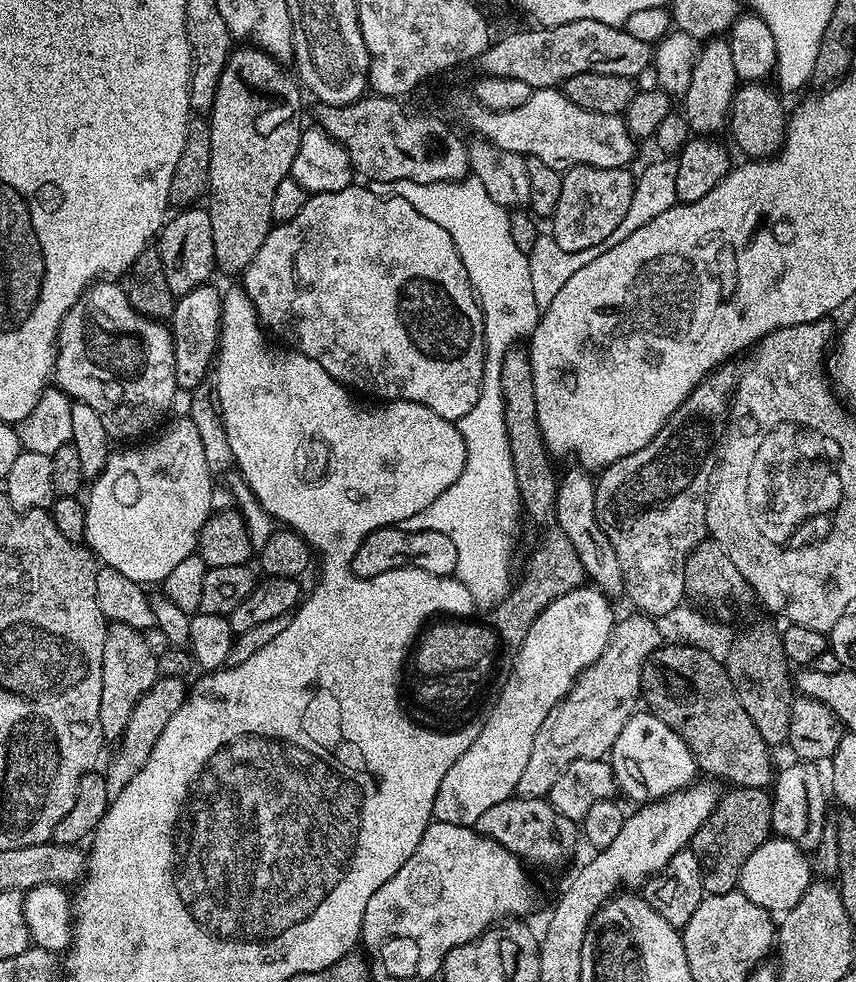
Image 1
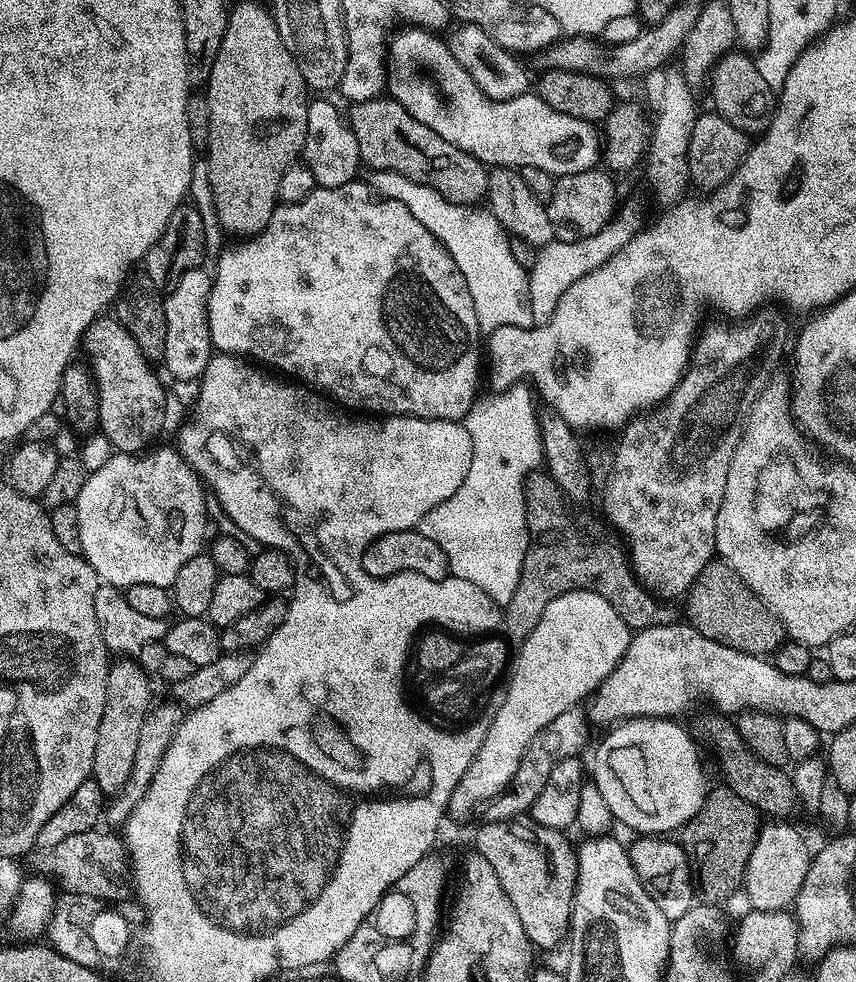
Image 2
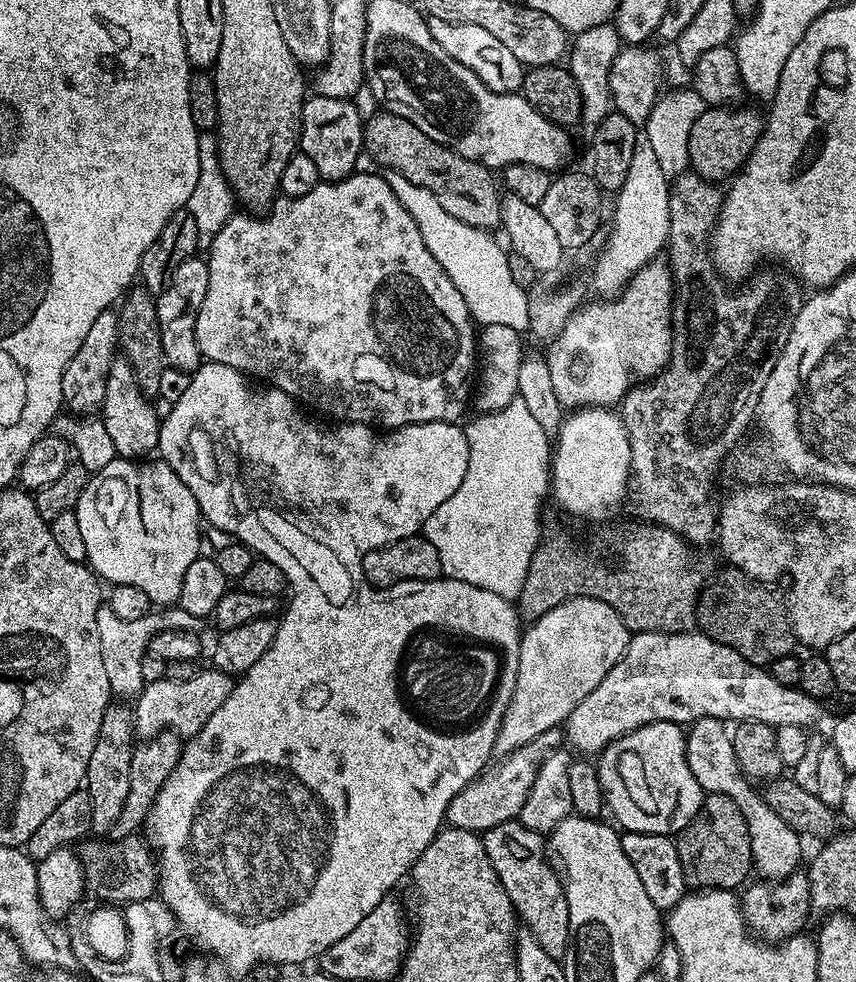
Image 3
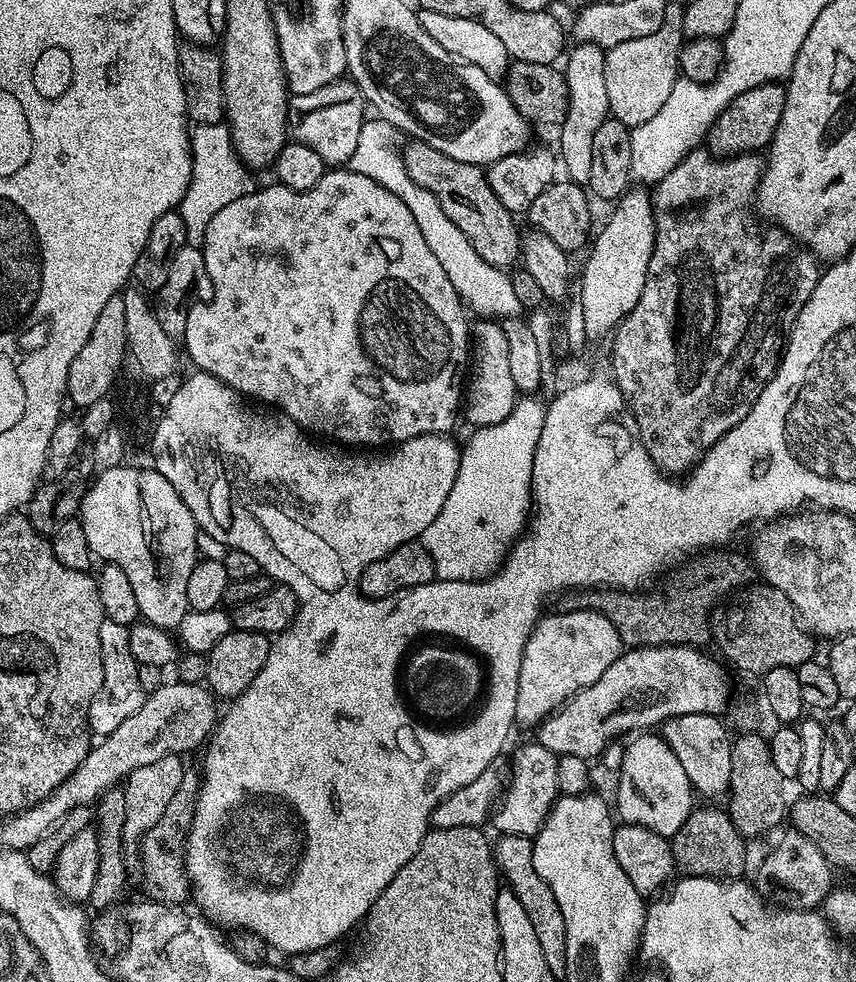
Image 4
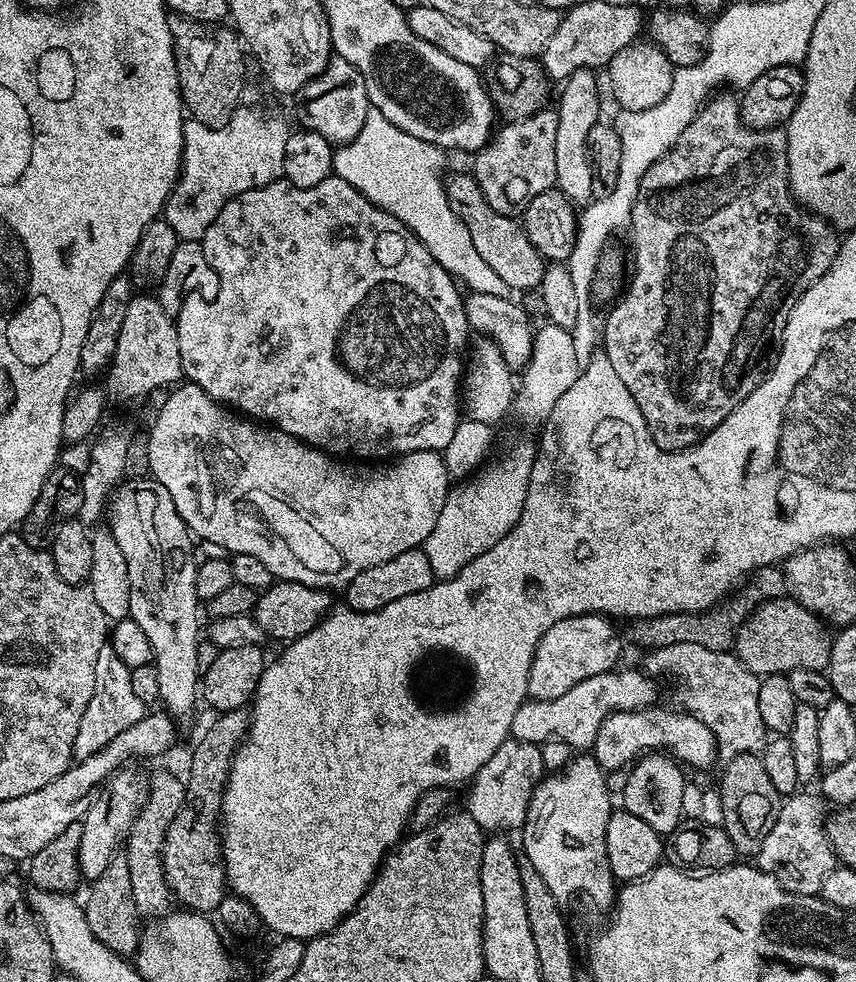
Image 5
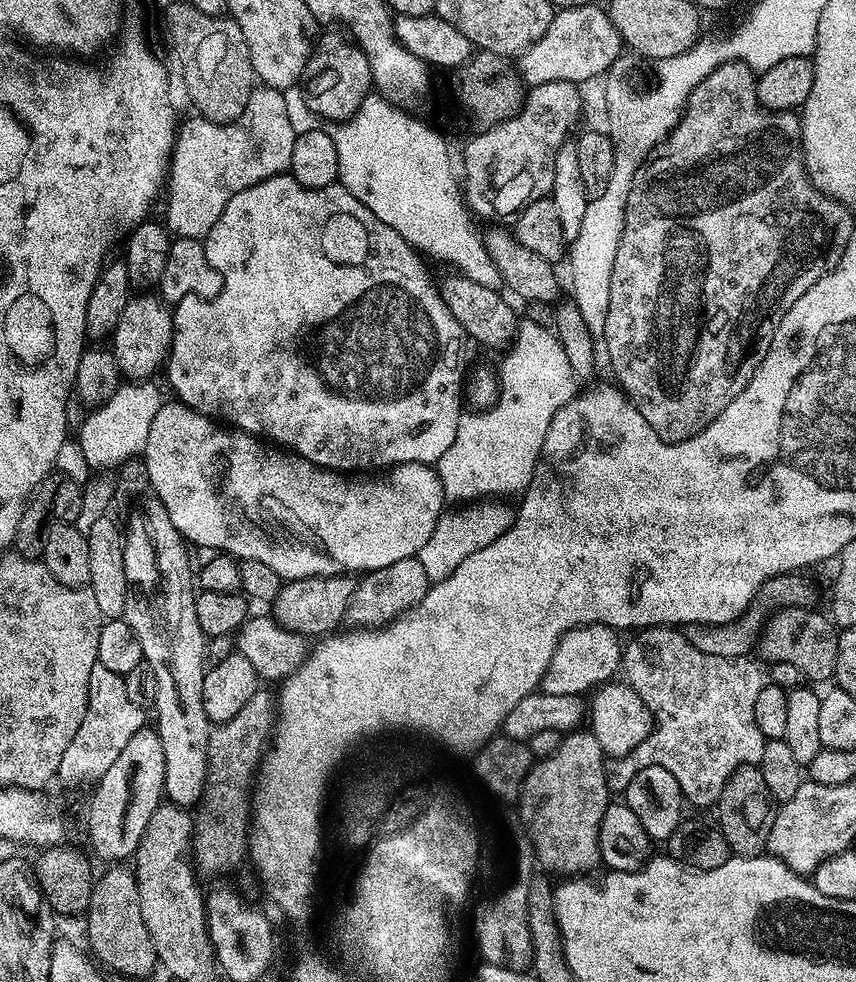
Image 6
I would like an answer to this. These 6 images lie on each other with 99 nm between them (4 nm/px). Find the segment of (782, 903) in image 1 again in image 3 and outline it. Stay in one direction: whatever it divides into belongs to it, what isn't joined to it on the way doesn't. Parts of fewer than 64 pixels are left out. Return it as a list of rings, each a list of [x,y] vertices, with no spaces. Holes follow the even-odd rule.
[[[709,716],[692,722],[685,735],[686,760],[694,778],[706,794],[726,794],[742,810],[743,818],[750,831],[751,854],[755,871],[770,882],[784,880],[799,869],[802,856],[802,838],[800,834],[787,826],[786,822],[769,804],[746,776],[741,772],[734,754],[733,742],[725,723]]]

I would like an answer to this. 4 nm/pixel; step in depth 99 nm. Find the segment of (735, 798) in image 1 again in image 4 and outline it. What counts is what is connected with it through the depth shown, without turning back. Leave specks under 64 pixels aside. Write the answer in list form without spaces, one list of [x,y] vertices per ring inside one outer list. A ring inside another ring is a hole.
[[[693,807],[686,822],[670,837],[676,867],[684,876],[708,876],[712,880],[735,880],[743,877],[748,864],[746,837],[734,826],[723,807]]]

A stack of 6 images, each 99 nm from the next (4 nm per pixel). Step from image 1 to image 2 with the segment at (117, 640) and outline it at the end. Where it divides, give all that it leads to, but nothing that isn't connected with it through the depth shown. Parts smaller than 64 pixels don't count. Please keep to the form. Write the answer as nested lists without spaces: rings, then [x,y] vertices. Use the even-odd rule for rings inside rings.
[[[120,658],[111,665],[106,678],[106,706],[102,706],[102,722],[98,722],[98,739],[94,742],[94,762],[92,763],[91,779],[98,782],[98,786],[105,794],[115,794],[122,790],[126,778],[134,770],[134,754],[138,750],[138,738],[142,731],[142,722],[148,717],[153,707],[152,684],[149,673],[145,672],[135,659]]]

